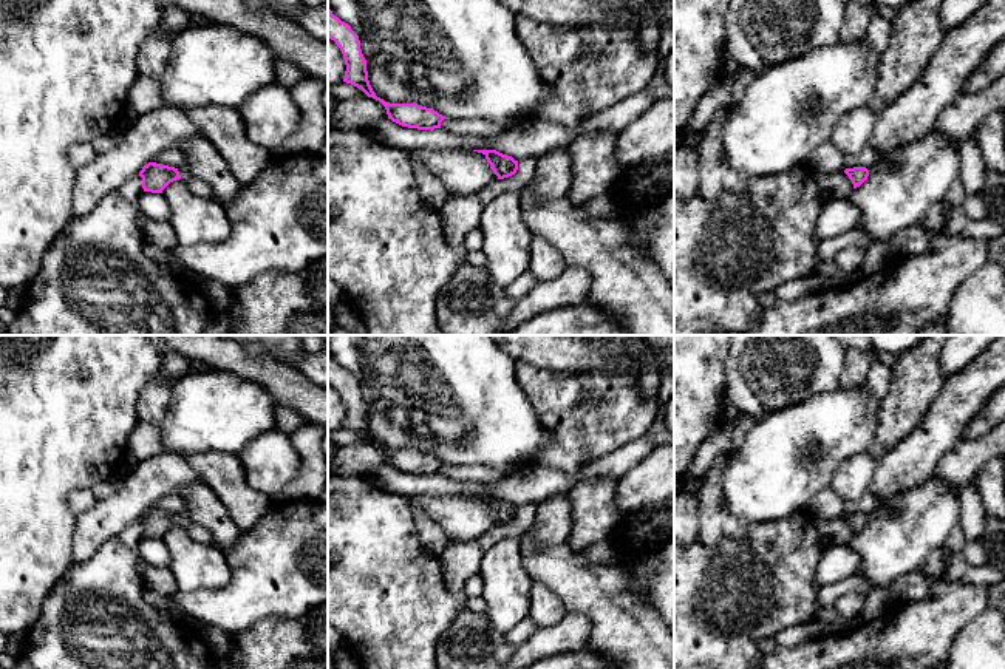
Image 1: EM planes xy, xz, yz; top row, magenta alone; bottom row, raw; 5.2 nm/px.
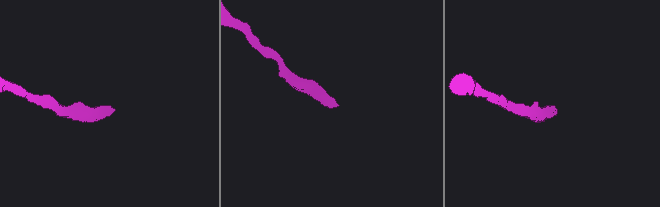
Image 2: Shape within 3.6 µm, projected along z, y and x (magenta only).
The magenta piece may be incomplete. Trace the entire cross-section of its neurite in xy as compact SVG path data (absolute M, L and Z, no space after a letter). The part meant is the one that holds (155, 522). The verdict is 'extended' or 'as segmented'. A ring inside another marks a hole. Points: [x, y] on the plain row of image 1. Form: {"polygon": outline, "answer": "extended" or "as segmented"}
{"polygon": "M148 508L139 518L144 538L162 539L162 536L176 525L189 525L192 521L187 513L175 514L156 508Z", "answer": "extended"}

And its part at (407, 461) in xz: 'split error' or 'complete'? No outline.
complete

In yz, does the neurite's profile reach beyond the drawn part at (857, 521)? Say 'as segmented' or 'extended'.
extended

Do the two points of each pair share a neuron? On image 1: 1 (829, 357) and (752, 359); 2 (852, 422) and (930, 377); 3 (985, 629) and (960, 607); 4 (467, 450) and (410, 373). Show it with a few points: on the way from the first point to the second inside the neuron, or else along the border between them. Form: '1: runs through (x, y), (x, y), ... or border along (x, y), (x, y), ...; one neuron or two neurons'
1: runs through (810, 357), (770, 359); one neuron
2: border along (882, 402), (875, 438), (871, 442); two neurons
3: border along (988, 607), (957, 634), (951, 648); two neurons
4: runs through (464, 431), (464, 427), (429, 391); one neuron

